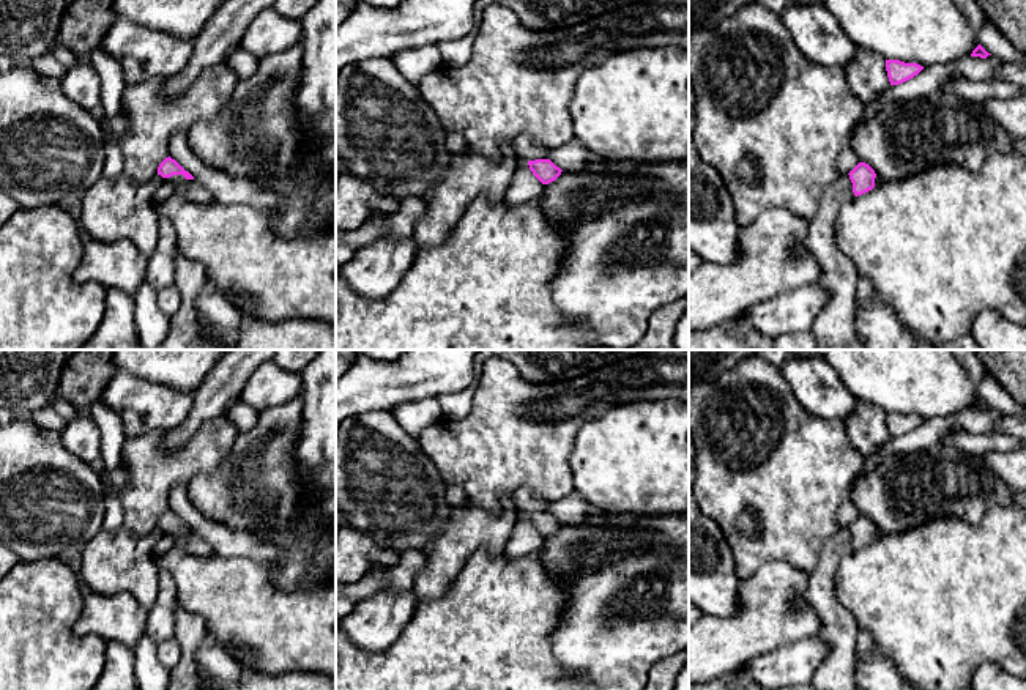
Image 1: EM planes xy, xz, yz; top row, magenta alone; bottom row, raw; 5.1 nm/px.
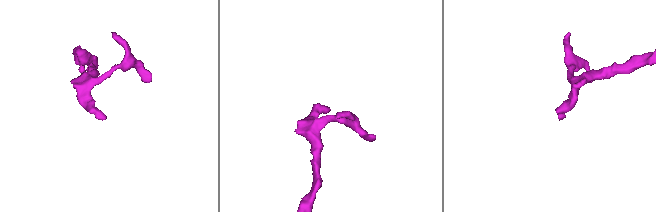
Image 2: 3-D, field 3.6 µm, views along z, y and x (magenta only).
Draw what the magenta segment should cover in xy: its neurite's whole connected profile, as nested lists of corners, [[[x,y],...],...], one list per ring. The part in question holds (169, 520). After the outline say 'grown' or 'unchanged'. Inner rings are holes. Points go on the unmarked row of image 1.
[[[170,509],[159,517],[158,528],[175,539],[175,547],[195,556],[197,559],[208,559],[213,555],[211,547]]] | grown

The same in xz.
[[[519,488],[514,495],[515,510],[525,512],[533,528],[542,536],[548,537],[561,528],[561,521],[548,512],[548,501],[534,495],[530,488]]] | grown

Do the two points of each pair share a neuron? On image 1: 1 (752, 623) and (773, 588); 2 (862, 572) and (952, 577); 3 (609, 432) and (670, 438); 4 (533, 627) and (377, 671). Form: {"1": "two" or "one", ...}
{"1": "one", "2": "one", "3": "one", "4": "one"}

